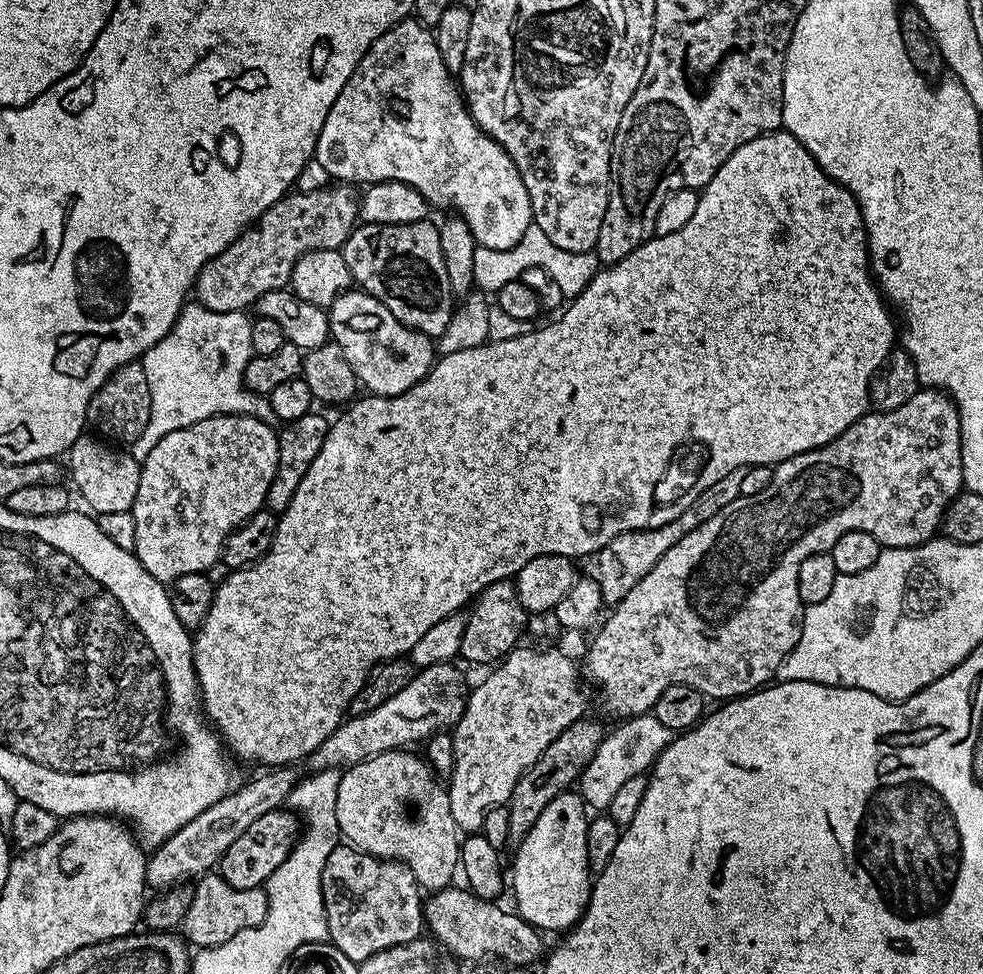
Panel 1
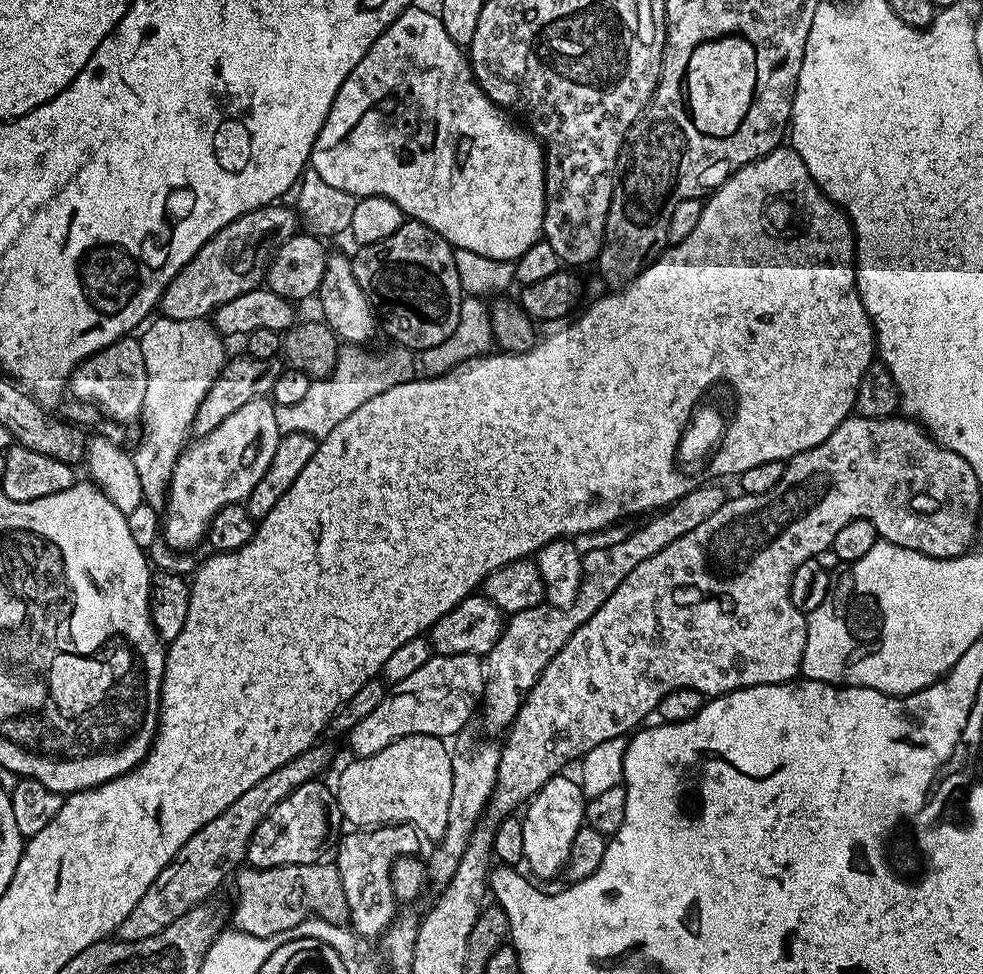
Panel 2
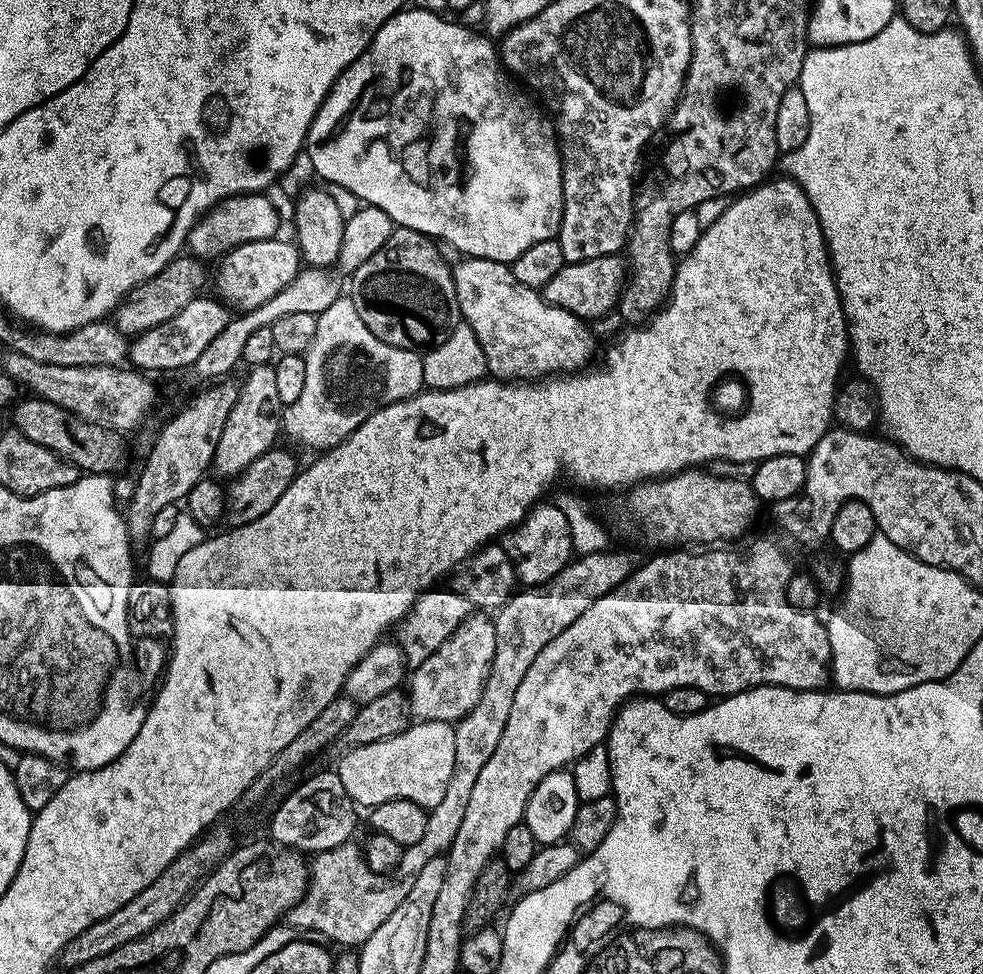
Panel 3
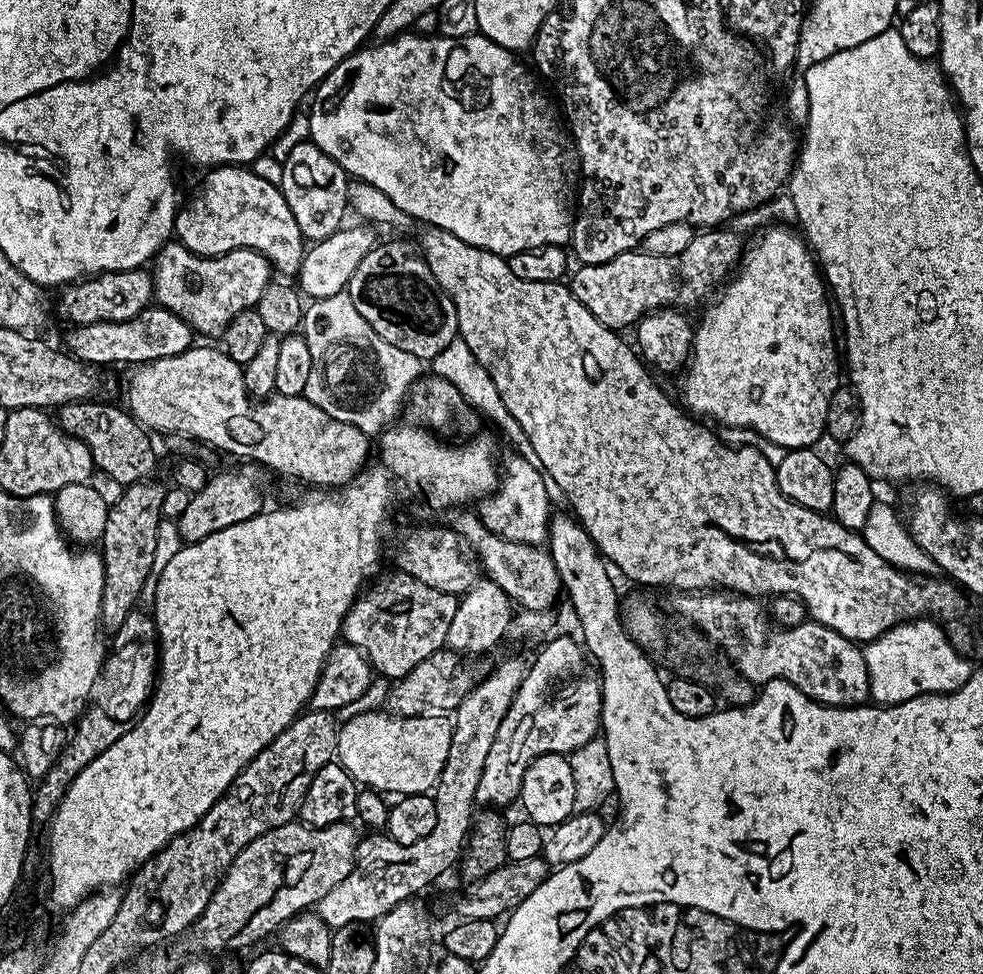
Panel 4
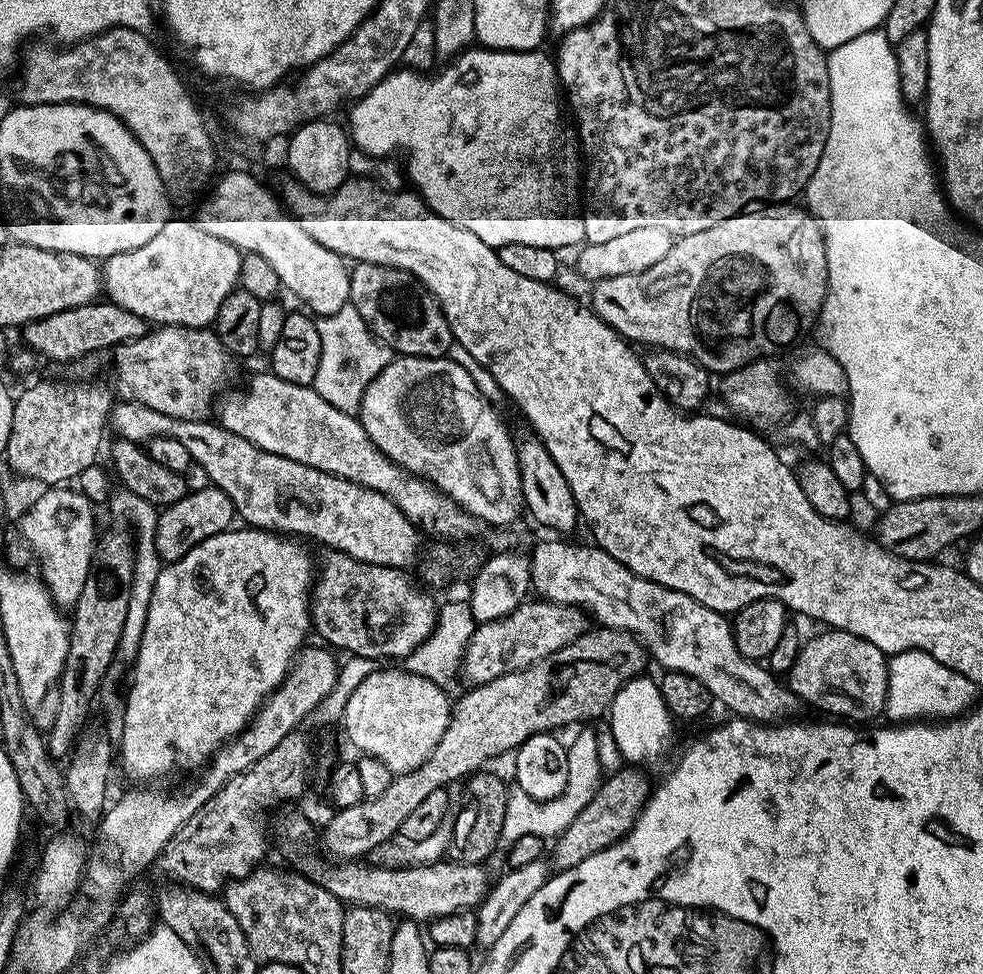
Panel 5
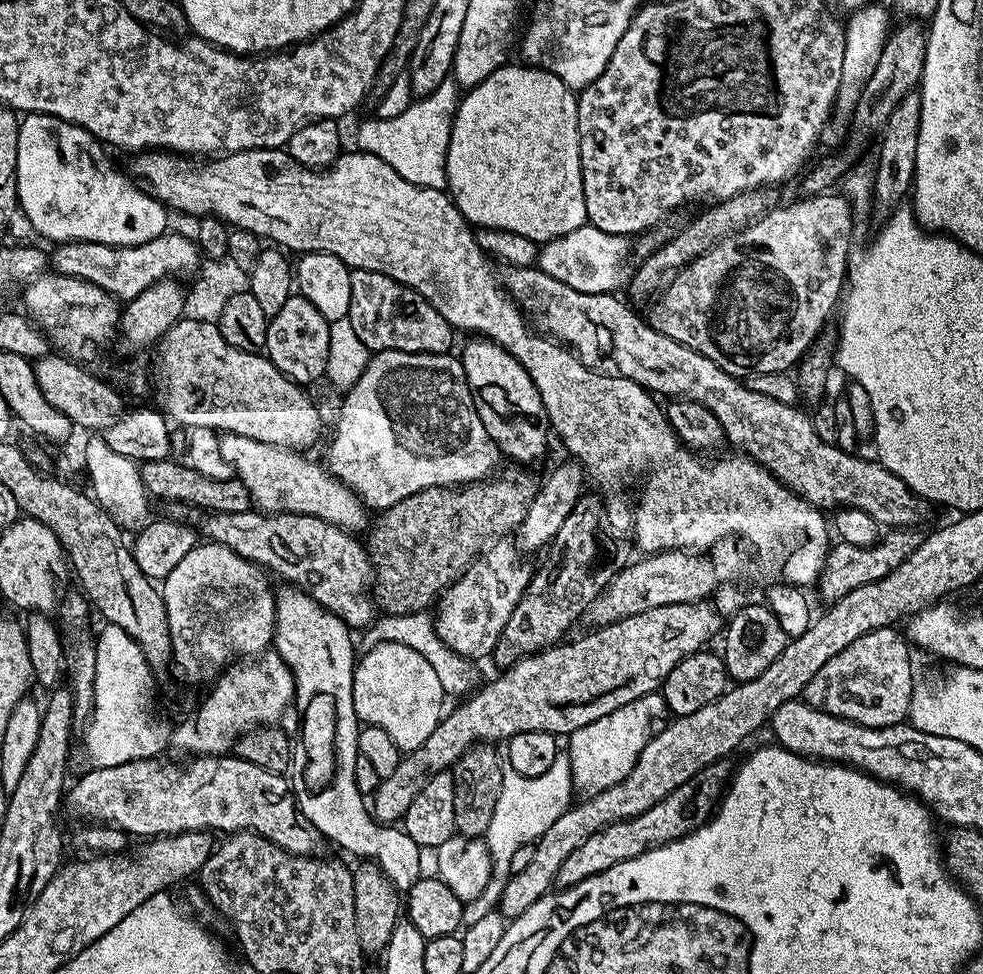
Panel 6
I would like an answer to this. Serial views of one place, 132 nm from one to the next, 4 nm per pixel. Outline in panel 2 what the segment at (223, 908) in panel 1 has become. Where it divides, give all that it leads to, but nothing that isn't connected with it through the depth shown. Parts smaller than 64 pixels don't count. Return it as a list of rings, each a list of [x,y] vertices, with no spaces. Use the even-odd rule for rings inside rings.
[[[324,863],[287,864],[277,868],[241,867],[234,876],[236,909],[232,912],[231,927],[258,938],[280,938],[291,928],[299,929],[311,916],[329,920],[334,925],[347,921],[348,907],[342,894],[342,878],[335,863]]]

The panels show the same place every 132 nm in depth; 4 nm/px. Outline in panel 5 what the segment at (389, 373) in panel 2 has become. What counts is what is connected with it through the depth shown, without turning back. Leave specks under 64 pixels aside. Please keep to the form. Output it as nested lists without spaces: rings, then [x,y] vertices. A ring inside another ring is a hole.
[[[350,302],[344,309],[329,317],[316,320],[318,338],[322,338],[322,358],[318,358],[318,374],[314,387],[330,406],[343,412],[355,413],[359,409],[364,391],[374,378],[393,360],[394,353],[387,344],[377,340],[358,310]]]

